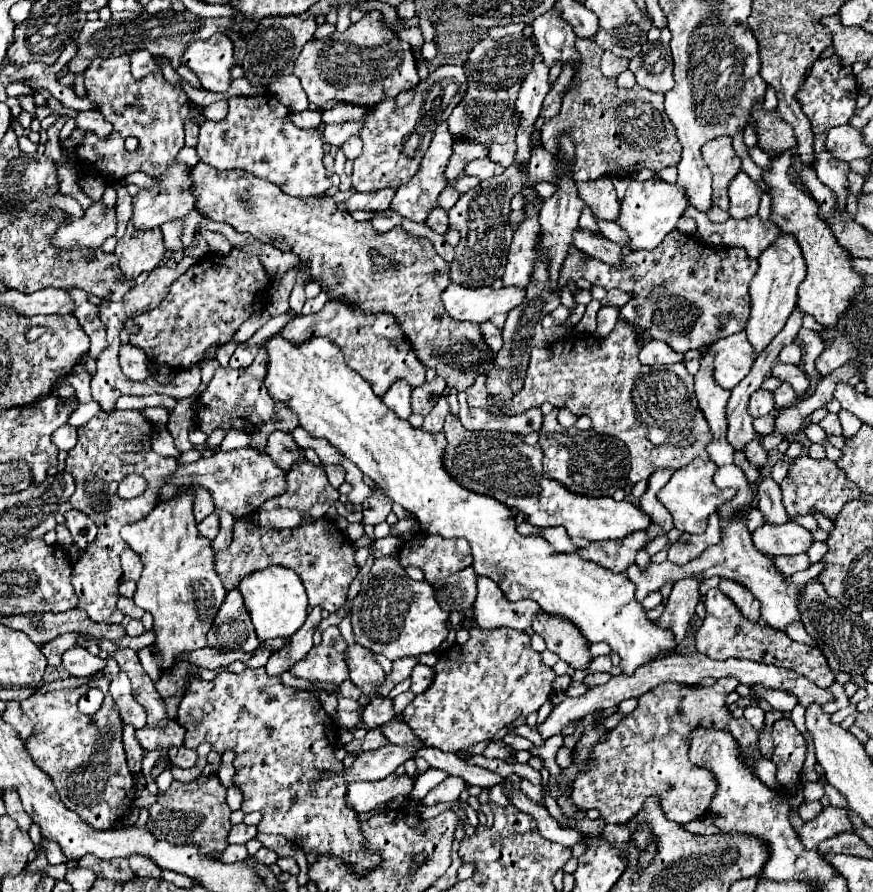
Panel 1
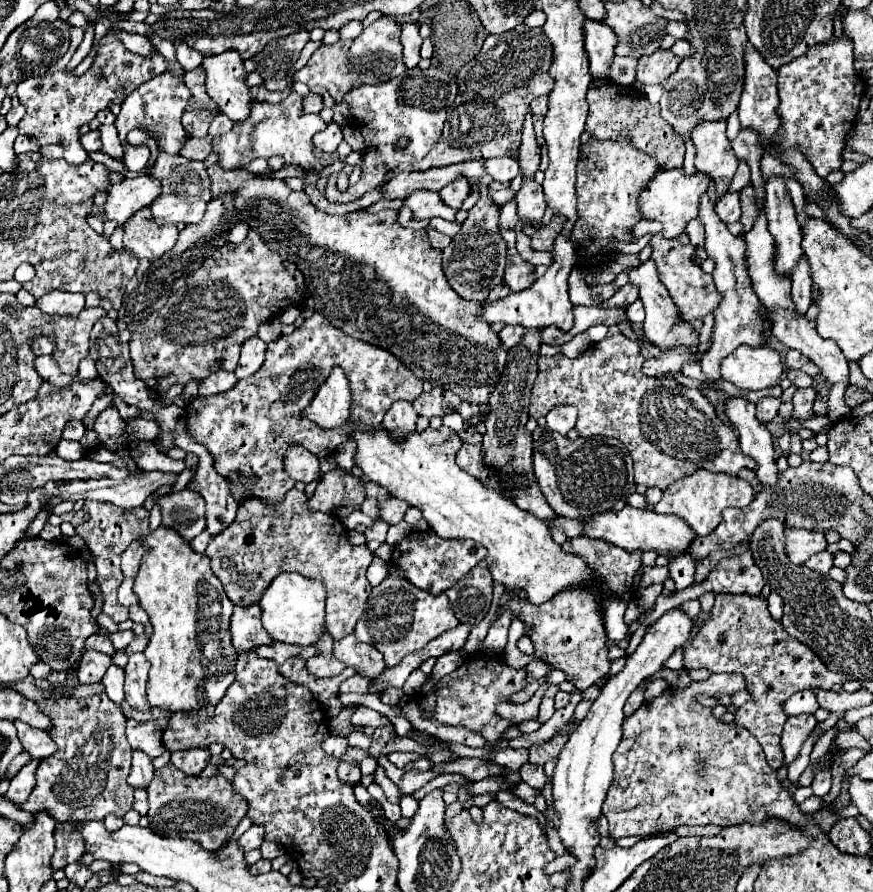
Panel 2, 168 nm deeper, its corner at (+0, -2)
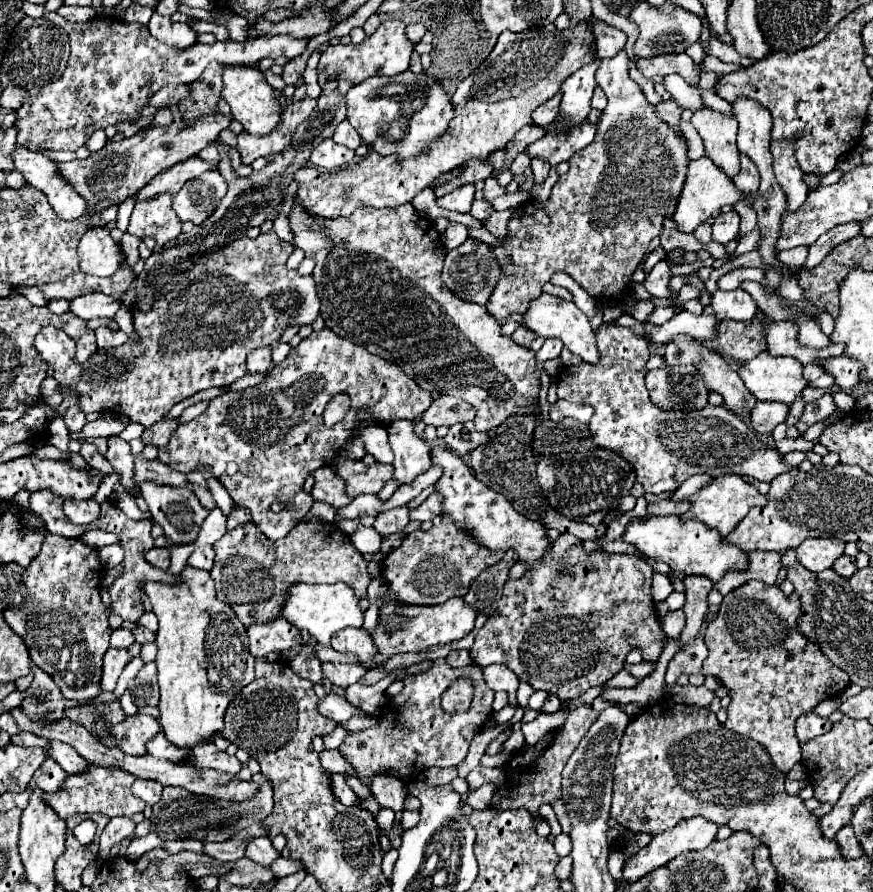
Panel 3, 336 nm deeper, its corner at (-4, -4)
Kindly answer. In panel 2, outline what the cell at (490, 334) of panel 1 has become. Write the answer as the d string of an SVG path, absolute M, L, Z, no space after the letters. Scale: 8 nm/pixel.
M504 326L498 336L500 336L504 348L514 348L514 344L518 344L518 340L522 340L524 334L526 334L526 328L522 328L522 326Z

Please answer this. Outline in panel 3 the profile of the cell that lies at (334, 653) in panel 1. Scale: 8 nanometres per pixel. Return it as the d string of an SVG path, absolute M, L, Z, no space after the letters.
M324 662L322 664L322 674L334 686L348 688L348 686L356 684L366 674L366 668L362 664L332 664L332 662Z

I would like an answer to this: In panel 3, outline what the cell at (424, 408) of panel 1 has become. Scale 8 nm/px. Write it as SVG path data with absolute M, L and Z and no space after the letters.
M438 396L430 408L422 414L422 422L428 426L454 426L458 422L474 420L476 410L454 396Z

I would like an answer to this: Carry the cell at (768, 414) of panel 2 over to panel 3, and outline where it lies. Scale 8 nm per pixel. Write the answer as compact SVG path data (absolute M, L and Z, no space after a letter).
M758 402L750 412L750 424L756 432L772 432L776 424L784 422L788 416L788 406L778 402Z

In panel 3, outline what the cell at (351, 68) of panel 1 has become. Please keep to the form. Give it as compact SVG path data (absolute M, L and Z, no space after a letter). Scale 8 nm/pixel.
M384 20L374 34L366 36L364 42L336 44L320 52L320 62L318 62L316 72L318 74L326 72L328 80L352 82L352 84L358 84L370 76L396 76L408 70L412 50L414 50L414 44L406 38L406 24L402 20Z

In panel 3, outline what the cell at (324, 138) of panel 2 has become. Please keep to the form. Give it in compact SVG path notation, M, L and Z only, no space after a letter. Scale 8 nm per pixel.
M332 138L320 142L320 144L312 150L312 154L310 154L310 162L312 162L314 166L326 168L326 170L330 170L330 172L346 166L352 158L354 158L354 150L336 144Z

